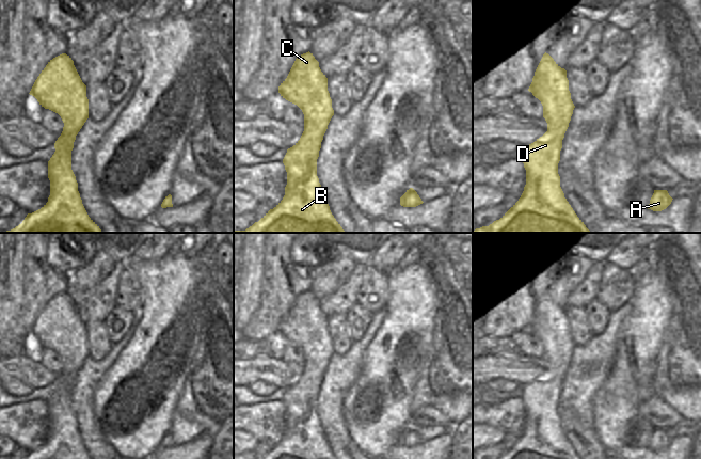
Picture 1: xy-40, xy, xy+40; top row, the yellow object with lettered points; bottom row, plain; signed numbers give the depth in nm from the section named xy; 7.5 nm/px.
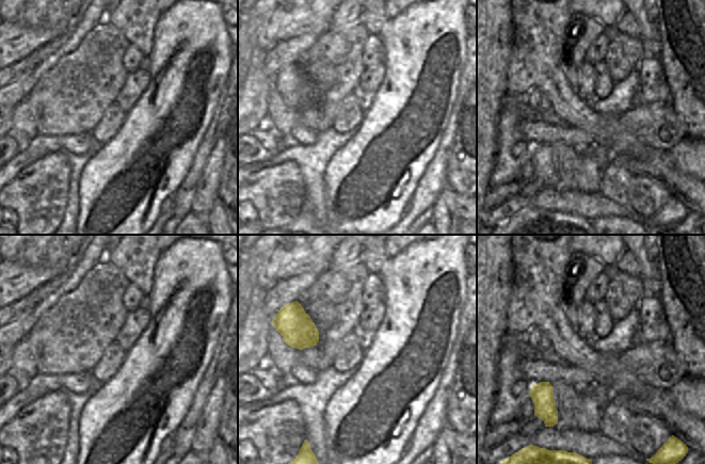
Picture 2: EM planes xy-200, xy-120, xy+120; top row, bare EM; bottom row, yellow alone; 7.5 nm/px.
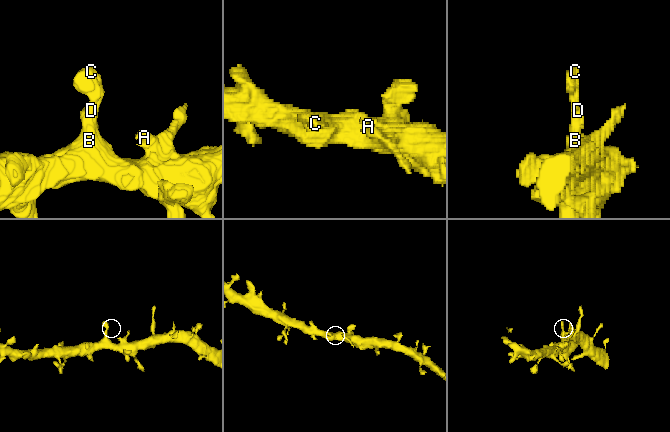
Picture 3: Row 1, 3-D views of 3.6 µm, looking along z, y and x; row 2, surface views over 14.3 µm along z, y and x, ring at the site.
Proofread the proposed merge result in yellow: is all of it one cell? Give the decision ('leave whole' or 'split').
leave whole

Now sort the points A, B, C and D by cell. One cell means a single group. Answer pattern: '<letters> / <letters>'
A B C D

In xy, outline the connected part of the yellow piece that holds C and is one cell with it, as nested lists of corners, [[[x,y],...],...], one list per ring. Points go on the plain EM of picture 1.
[[[313,292],[296,298],[278,332],[302,349],[304,370],[283,398],[287,411],[285,434],[260,459],[336,459],[317,415],[321,381],[334,349],[328,317]]]

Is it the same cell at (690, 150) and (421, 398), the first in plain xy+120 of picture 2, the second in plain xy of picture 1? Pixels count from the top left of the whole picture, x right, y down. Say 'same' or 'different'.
different

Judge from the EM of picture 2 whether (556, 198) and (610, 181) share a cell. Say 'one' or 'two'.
two

